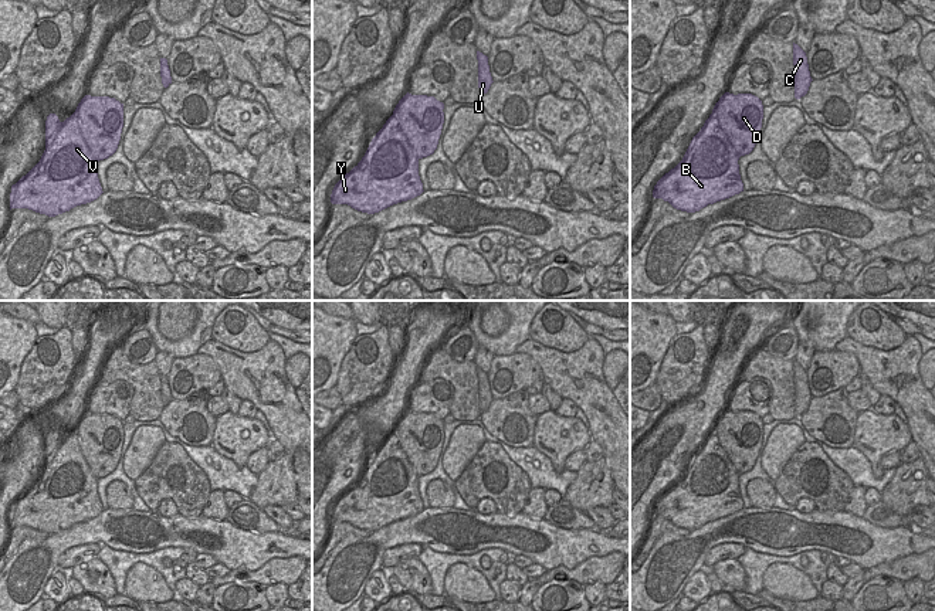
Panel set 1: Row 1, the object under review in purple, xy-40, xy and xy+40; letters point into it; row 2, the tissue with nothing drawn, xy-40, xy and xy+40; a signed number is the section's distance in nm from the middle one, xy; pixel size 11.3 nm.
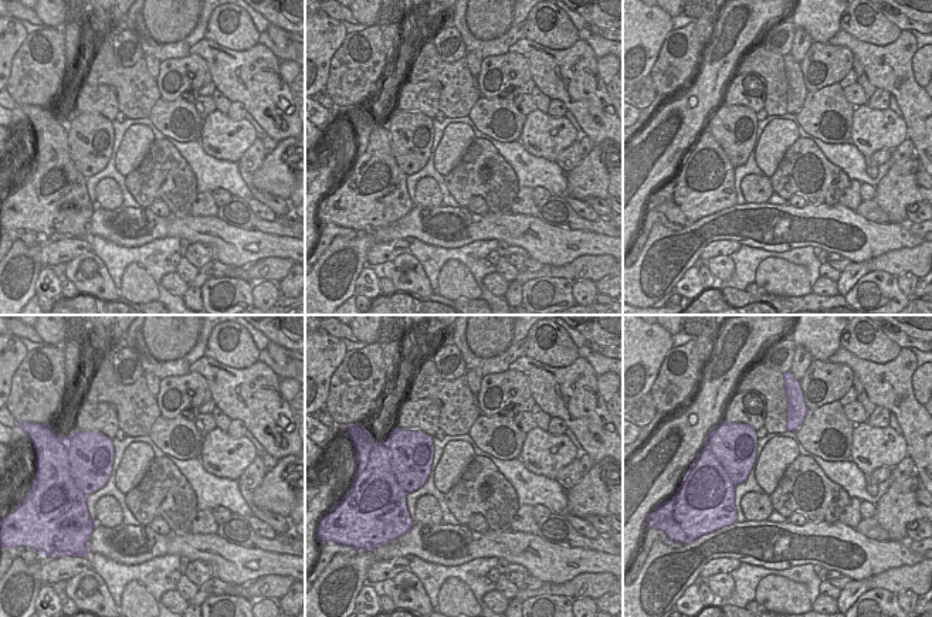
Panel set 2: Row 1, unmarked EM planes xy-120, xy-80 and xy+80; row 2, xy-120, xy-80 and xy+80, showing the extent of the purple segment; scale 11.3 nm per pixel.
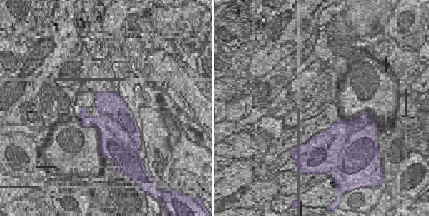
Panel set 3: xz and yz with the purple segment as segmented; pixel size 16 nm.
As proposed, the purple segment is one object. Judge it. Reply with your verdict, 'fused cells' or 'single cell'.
fused cells

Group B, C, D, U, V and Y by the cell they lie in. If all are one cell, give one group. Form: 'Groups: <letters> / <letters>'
Groups: B C U V Y / D.

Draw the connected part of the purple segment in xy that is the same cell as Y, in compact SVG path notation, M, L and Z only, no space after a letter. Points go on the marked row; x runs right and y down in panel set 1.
M392 115L362 160L335 184L331 203L375 214L423 191L419 157Z

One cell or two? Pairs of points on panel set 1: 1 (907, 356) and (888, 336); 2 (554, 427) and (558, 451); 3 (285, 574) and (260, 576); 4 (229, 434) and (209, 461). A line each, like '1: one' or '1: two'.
1: two
2: one
3: one
4: two

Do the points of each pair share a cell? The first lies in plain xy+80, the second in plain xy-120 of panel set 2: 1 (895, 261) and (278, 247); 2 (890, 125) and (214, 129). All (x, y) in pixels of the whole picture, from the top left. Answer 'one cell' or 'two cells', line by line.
1: two cells
2: one cell

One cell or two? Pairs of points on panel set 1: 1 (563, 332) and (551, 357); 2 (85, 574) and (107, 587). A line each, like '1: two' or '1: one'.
1: two
2: one

